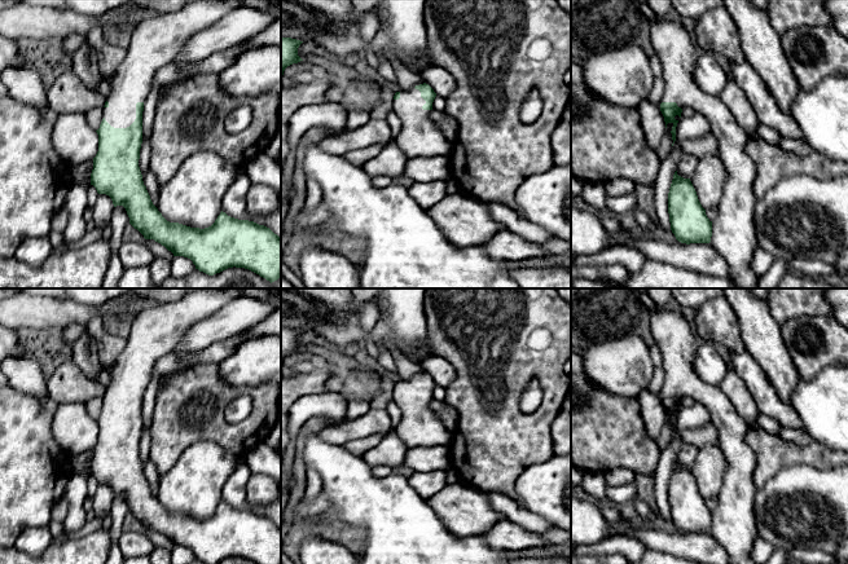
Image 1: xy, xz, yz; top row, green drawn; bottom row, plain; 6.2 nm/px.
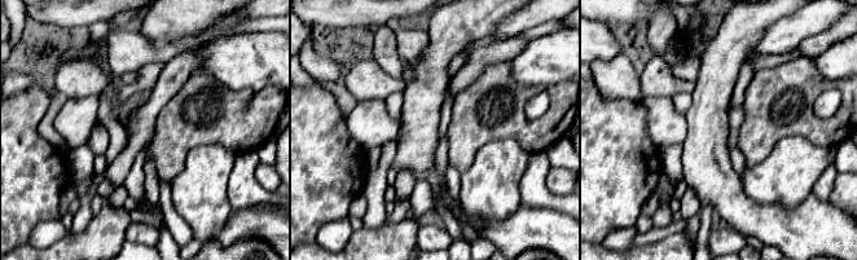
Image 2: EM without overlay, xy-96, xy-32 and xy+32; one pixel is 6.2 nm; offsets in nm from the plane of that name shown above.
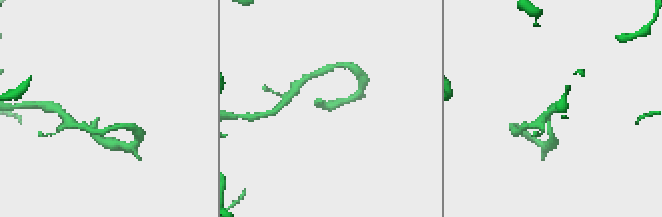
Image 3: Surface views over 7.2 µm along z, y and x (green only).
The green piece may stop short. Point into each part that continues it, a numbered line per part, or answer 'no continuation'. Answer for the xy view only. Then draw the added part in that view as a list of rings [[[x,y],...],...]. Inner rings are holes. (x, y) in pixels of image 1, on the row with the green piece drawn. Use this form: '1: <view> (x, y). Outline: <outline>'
1: xy (156, 42). Outline: [[[189,0],[177,12],[142,19],[111,79],[105,120],[114,128],[129,127],[136,119],[136,103],[145,102],[151,92],[155,72],[172,62],[193,35],[240,6],[241,0]]]

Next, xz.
1: xz (420, 136). Outline: [[[416,88],[400,91],[400,98],[392,103],[401,120],[401,131],[394,141],[408,159],[451,154],[452,145],[431,119],[431,110],[422,109],[425,103]]]

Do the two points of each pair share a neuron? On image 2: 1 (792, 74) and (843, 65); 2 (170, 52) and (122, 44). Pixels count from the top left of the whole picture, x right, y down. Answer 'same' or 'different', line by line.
1: different
2: same

